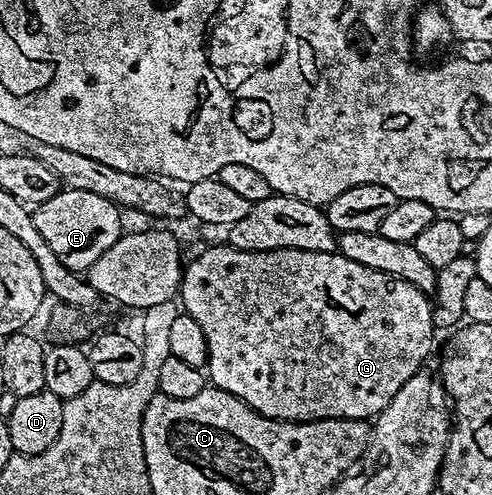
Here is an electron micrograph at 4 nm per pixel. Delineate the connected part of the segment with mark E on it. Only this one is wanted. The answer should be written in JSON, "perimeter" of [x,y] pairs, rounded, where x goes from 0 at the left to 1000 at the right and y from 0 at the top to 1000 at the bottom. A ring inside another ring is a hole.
{"perimeter":[[[134,380],[65,426],[79,477],[96,485],[104,509],[120,517],[124,531],[150,549],[179,549],[185,533],[193,533],[193,525],[201,525],[201,517],[209,517],[226,493],[244,485],[250,471],[246,430],[246,416],[193,388]]]}

